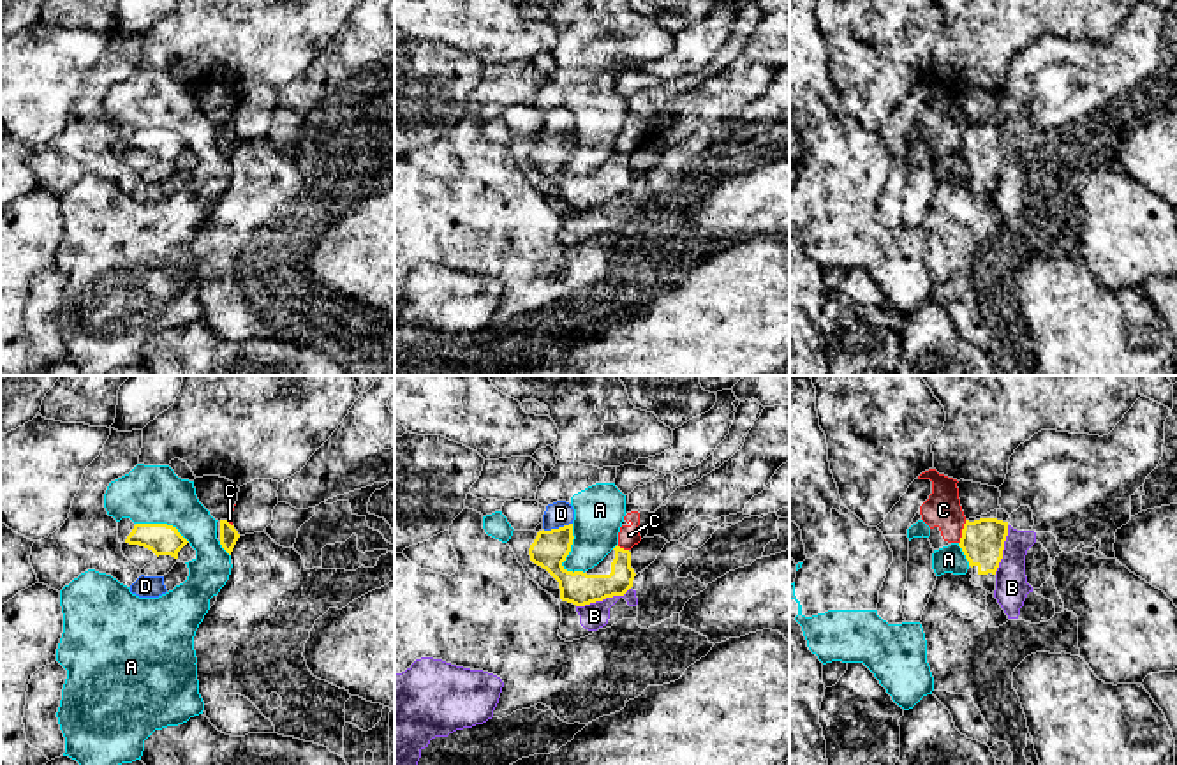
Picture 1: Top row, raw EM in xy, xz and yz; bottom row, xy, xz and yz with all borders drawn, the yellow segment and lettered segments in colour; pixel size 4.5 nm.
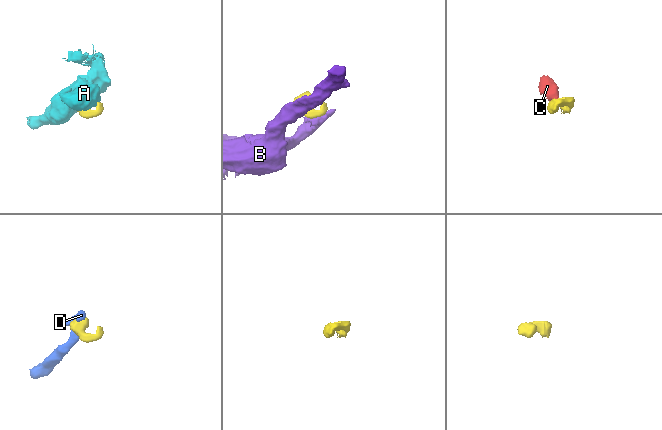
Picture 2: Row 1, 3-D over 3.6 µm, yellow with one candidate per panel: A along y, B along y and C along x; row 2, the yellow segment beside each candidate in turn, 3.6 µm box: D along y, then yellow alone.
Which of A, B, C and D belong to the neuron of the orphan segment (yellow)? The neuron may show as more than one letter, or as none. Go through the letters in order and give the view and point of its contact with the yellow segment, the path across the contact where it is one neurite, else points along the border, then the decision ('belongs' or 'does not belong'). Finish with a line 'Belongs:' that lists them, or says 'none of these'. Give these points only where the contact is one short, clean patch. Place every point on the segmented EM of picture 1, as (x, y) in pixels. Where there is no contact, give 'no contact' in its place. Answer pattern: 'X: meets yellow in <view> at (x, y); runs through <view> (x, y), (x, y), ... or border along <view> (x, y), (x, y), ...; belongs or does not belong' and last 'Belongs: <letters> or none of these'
A: meets yellow in xz at (568, 554); does not belong
B: meets yellow in xz at (603, 598); border along xz (629, 587), (622, 594), (577, 607); does not belong
C: meets yellow in yz at (962, 533); border along yz (966, 520), (959, 543); does not belong
D: meets yellow in xz at (559, 527); border along xz (571, 522), (543, 529); does not belong
Belongs: none of these

